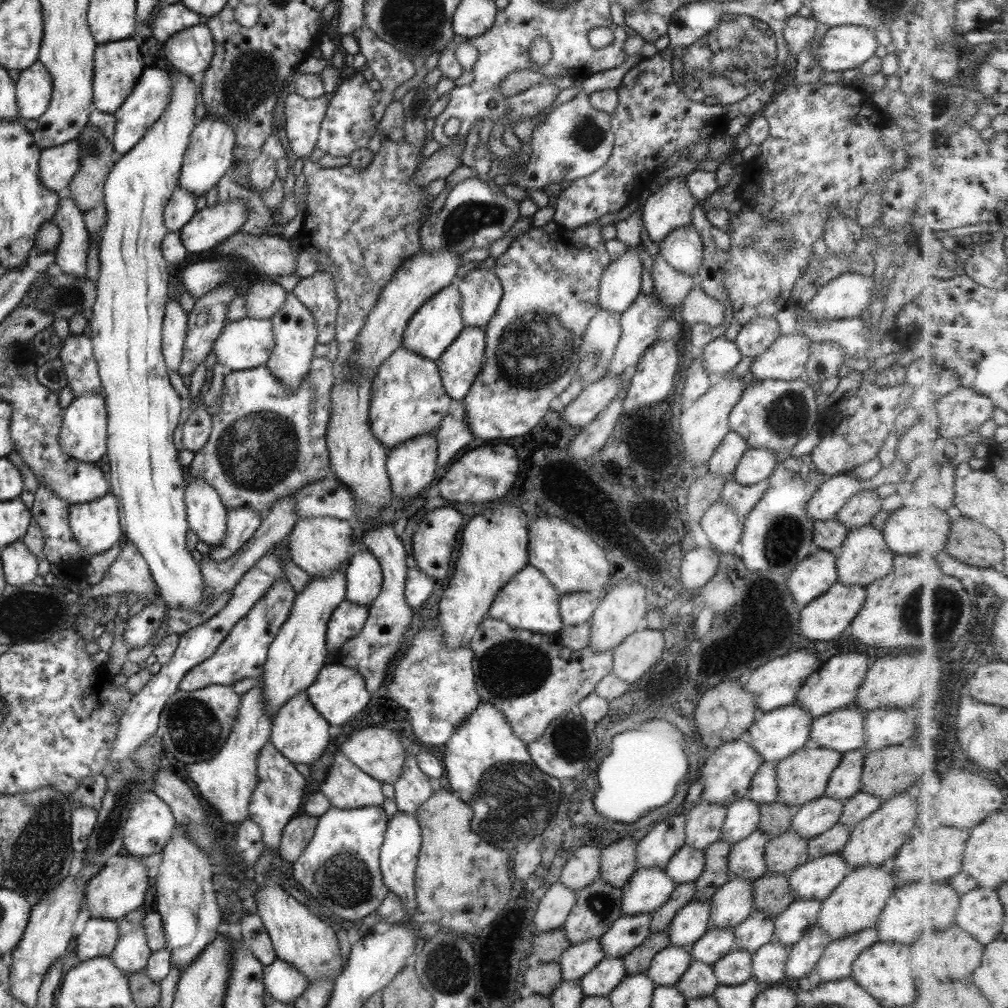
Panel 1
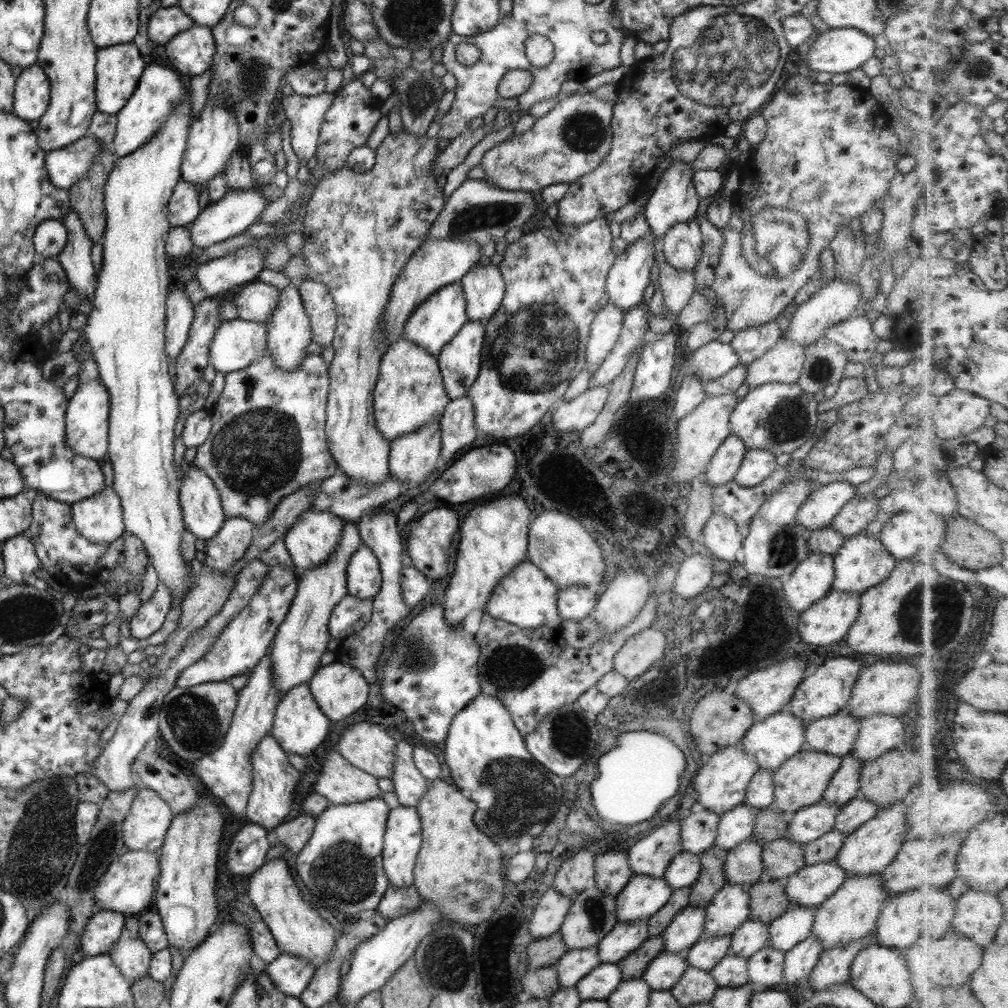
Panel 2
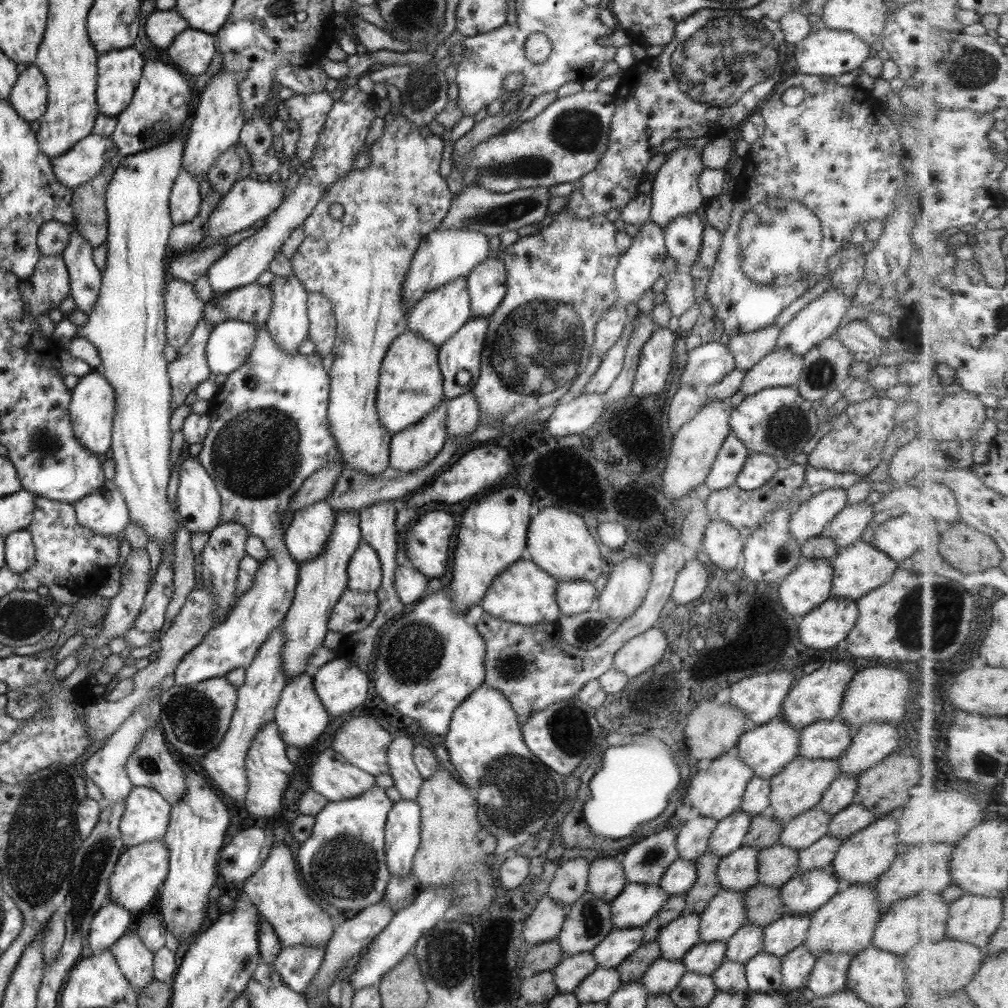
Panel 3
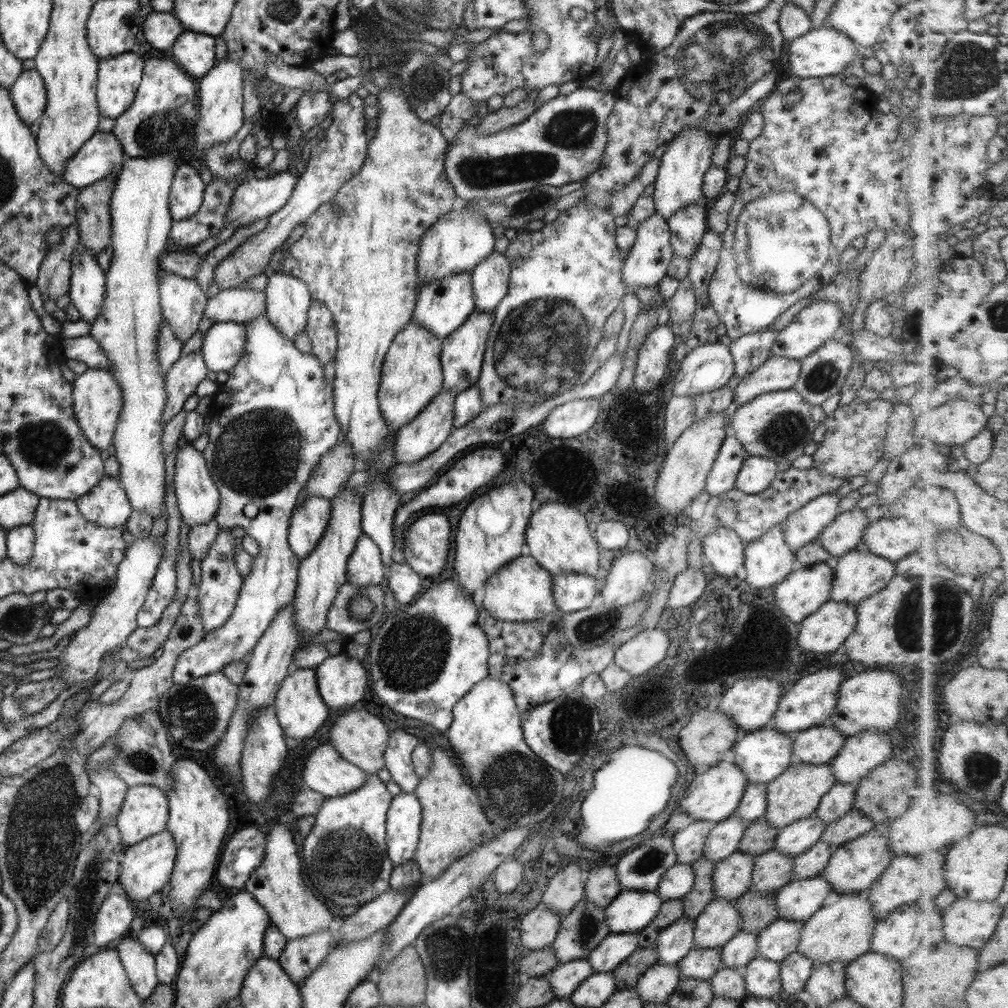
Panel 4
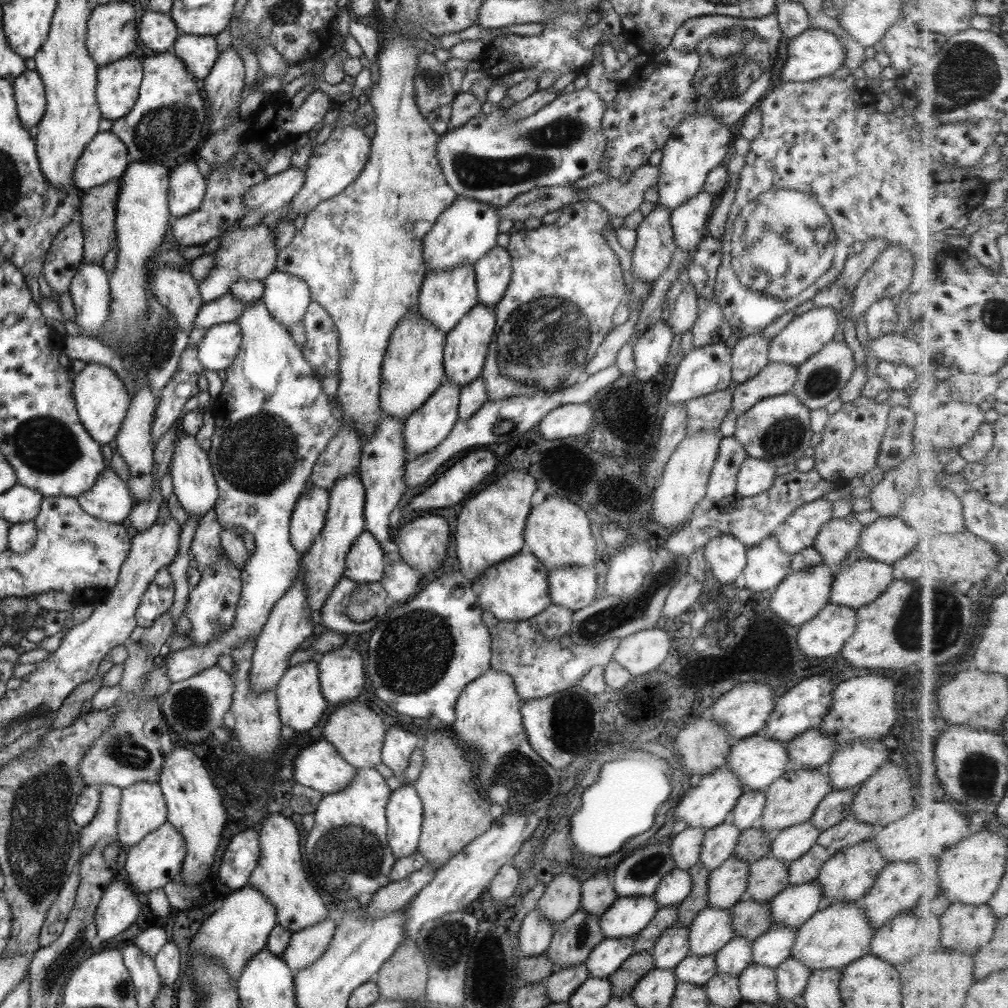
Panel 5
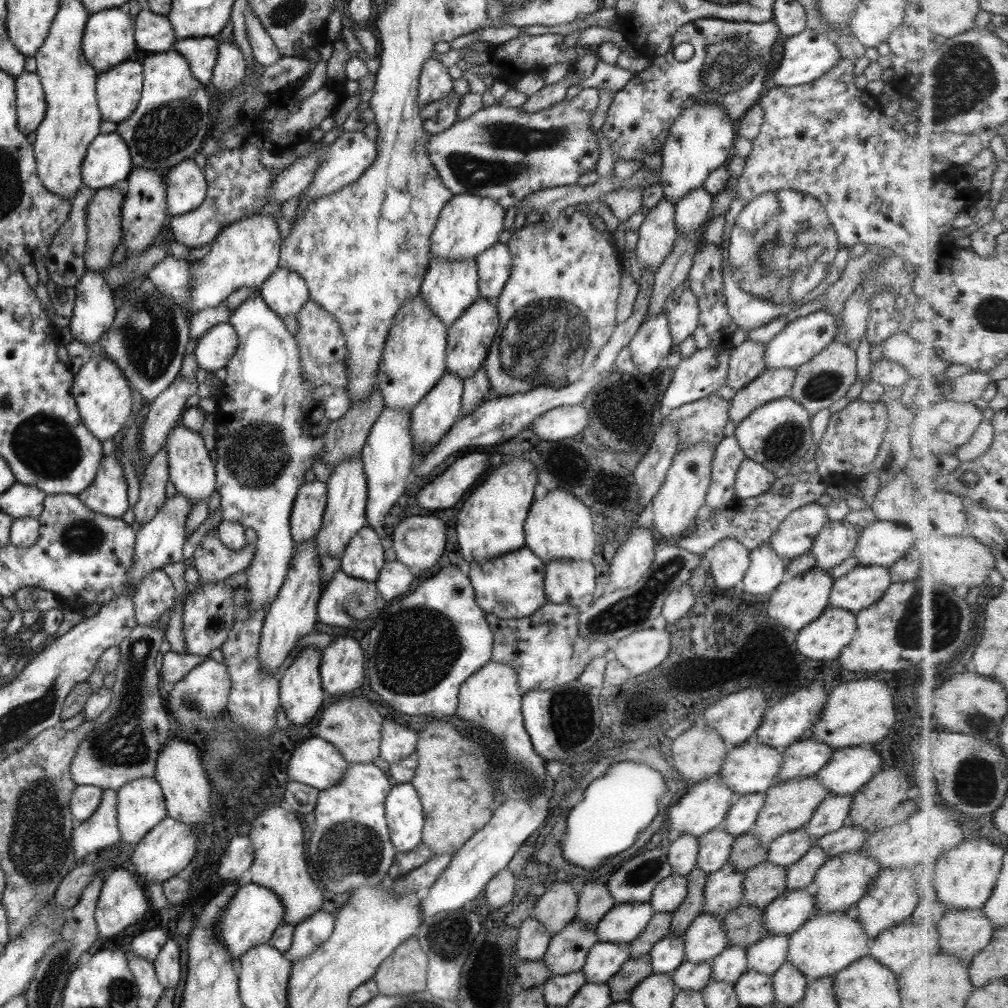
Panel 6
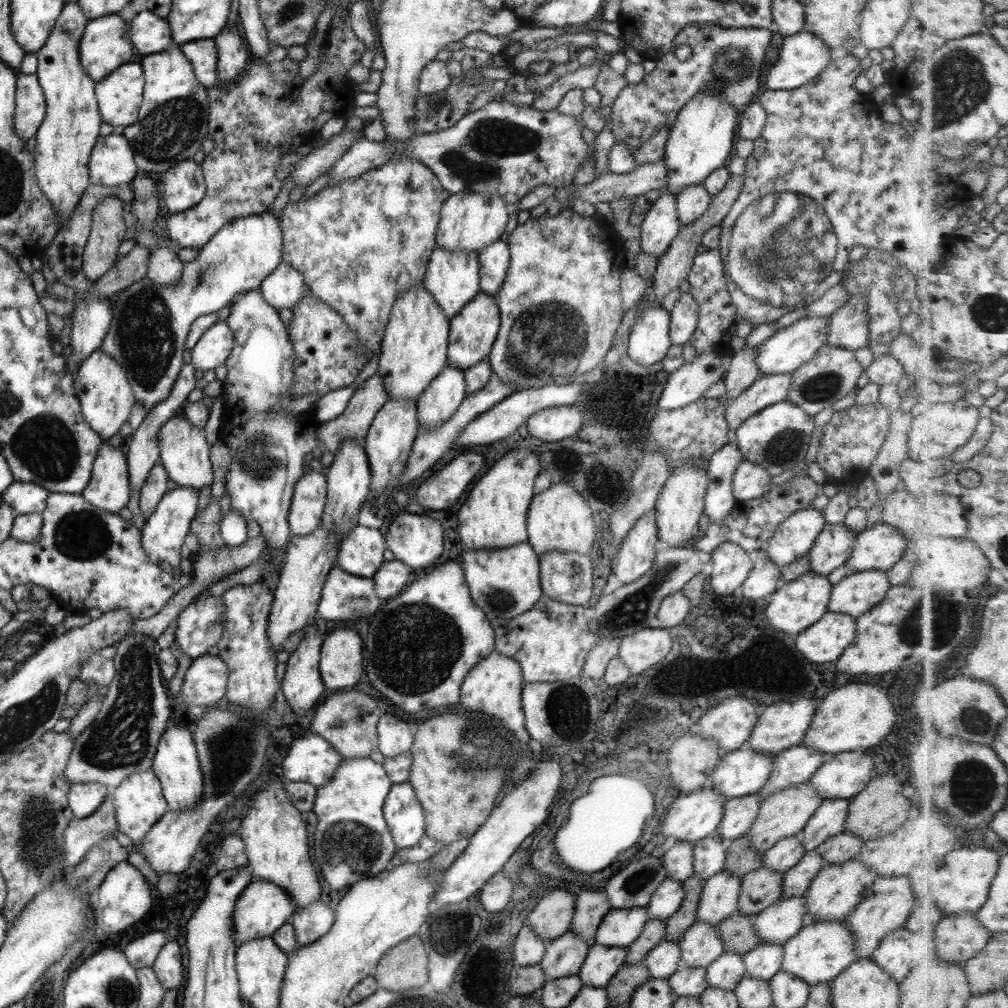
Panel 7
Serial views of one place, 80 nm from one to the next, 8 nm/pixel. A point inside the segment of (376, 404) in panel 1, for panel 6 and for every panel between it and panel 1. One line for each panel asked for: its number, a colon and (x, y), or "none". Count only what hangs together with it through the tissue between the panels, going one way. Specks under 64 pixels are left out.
2: (409, 393)
3: (409, 387)
4: (410, 377)
5: (412, 369)
6: (412, 362)

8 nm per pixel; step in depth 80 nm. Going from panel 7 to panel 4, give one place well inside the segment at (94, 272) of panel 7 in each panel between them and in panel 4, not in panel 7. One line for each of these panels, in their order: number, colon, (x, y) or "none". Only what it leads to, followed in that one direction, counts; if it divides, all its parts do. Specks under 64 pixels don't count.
4: (92, 224)
5: (96, 212)
6: (102, 213)

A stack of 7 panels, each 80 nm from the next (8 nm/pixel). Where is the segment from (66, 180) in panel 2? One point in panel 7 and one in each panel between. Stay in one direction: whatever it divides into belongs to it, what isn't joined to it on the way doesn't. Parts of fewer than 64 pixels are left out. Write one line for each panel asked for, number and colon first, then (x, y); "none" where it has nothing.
3: (79, 163)
4: (101, 153)
5: (104, 158)
6: (107, 160)
7: (110, 162)

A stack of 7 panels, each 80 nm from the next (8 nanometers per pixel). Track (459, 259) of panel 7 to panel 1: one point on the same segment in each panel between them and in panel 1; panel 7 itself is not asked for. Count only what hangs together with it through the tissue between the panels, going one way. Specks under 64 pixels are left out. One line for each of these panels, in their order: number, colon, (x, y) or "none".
1: (437, 323)
2: (434, 323)
3: (439, 314)
4: (441, 307)
5: (445, 296)
6: (448, 288)

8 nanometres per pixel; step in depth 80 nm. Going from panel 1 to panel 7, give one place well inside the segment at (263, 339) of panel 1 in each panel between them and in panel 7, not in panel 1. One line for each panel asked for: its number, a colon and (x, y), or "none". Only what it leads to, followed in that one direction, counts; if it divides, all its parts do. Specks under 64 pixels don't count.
2: (237, 343)
3: (228, 347)
4: (222, 346)
5: (219, 346)
6: (213, 351)
7: (211, 350)

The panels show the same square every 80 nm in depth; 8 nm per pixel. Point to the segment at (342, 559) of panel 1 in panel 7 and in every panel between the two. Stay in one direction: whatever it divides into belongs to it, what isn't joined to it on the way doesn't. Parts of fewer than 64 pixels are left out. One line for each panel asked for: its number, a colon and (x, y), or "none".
2: (313, 538)
3: (304, 537)
4: (308, 521)
5: (307, 519)
6: (306, 515)
7: (307, 503)

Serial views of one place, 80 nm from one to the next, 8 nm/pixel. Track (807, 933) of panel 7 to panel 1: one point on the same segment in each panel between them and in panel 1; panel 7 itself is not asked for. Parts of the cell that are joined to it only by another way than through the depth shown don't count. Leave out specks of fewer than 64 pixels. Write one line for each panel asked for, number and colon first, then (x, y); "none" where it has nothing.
1: (855, 903)
2: (850, 913)
3: (845, 923)
4: (841, 931)
5: (833, 937)
6: (823, 945)

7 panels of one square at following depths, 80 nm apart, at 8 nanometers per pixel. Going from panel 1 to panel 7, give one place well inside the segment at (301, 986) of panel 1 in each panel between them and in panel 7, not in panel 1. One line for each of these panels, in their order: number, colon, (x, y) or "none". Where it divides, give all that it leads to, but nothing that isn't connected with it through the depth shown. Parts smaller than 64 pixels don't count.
2: (289, 975)
3: (296, 965)
4: (300, 957)
5: (307, 945)
6: (307, 935)
7: (310, 923)

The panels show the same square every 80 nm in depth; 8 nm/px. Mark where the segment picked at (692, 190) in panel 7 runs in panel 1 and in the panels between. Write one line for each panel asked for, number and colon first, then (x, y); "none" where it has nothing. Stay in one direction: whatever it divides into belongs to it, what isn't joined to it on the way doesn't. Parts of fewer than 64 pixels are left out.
1: (682, 249)
2: (682, 243)
3: (682, 236)
4: (686, 227)
5: (688, 221)
6: (690, 212)

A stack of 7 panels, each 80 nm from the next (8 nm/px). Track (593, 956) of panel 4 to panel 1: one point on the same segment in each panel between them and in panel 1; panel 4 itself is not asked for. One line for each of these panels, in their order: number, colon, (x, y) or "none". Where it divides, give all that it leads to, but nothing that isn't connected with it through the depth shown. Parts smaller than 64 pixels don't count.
1: (627, 931)
2: (626, 936)
3: (618, 944)

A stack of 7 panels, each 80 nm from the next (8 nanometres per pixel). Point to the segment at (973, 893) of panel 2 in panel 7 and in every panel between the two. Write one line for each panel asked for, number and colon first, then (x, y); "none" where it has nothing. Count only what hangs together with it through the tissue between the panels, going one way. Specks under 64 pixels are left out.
3: (973, 918)
4: (968, 922)
5: (967, 927)
6: (964, 932)
7: (962, 937)

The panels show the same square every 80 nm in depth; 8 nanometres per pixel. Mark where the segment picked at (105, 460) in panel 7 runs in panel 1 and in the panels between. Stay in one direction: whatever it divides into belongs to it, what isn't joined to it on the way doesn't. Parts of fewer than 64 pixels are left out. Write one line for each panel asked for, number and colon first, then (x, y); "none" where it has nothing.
1: (95, 526)
2: (98, 518)
3: (103, 511)
4: (106, 505)
5: (108, 499)
6: (106, 495)

